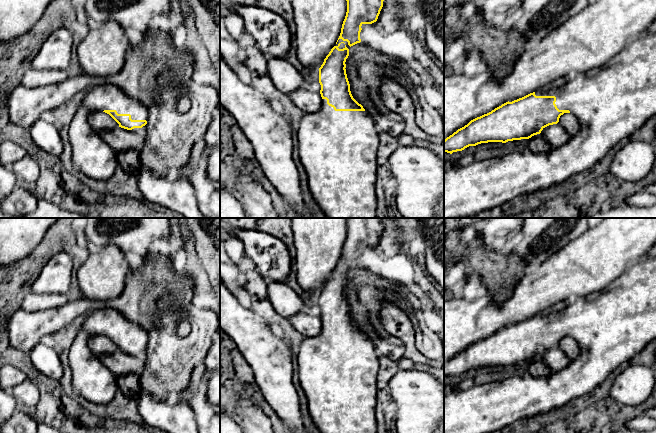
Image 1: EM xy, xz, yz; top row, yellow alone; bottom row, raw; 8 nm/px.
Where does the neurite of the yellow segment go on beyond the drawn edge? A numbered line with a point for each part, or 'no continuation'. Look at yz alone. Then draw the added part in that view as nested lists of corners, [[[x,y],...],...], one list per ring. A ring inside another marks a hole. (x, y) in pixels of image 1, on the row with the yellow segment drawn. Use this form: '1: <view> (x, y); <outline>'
1: yz (612, 102); [[[656,33],[641,34],[629,43],[605,65],[575,73],[574,80],[559,88],[536,91],[536,96],[555,96],[559,110],[569,110],[580,125],[580,131],[570,136],[567,143],[550,152],[504,152],[499,157],[460,164],[444,172],[444,218],[480,218],[489,209],[506,207],[517,197],[526,197],[538,190],[547,189],[578,174],[602,159],[616,144],[640,130],[648,119],[656,115]]]

